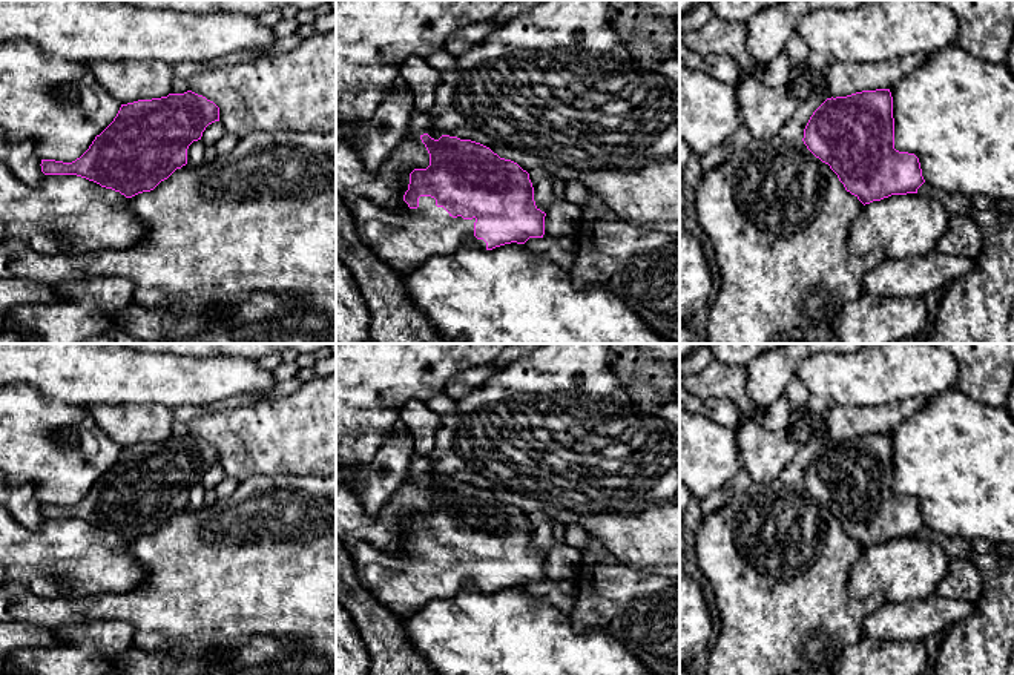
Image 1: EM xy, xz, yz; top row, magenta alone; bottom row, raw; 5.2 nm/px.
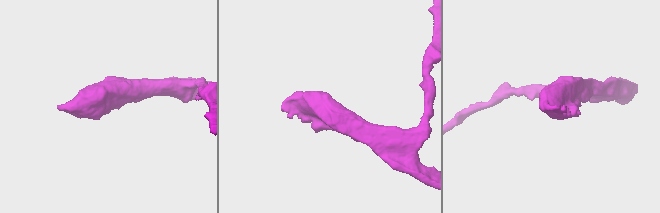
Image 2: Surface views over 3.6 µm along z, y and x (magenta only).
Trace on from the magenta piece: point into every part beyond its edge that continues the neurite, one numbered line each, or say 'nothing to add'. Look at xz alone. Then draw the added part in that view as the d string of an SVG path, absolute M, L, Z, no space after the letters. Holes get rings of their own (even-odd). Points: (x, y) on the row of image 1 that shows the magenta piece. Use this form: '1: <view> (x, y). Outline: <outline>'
1: xz (405, 238). Outline: M420 196L417 209L391 210L357 202L351 213L364 244L396 273L457 252L463 242L486 249L486 242L474 236L476 218L453 218L431 196Z

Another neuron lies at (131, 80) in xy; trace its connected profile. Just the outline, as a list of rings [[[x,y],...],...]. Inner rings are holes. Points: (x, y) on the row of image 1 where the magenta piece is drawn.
[[[91,61],[97,81],[121,104],[167,97],[172,91],[172,66],[164,61]]]

